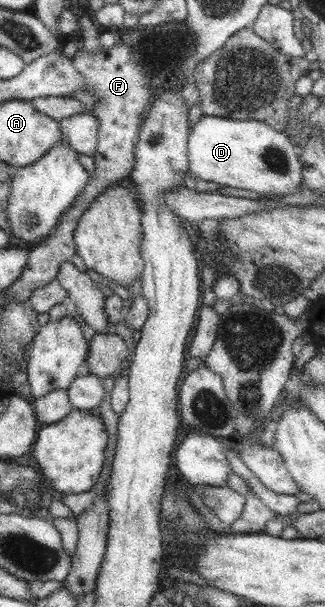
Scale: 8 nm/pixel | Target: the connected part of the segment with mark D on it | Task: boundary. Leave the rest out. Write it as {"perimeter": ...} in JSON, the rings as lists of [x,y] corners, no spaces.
{"perimeter":[[[202,115],[194,124],[187,138],[187,159],[189,174],[203,181],[215,182],[222,187],[242,188],[257,193],[273,192],[279,195],[295,194],[296,187],[303,180],[303,165],[299,162],[298,147],[291,143],[288,134],[276,131],[264,122],[240,120]]]}

